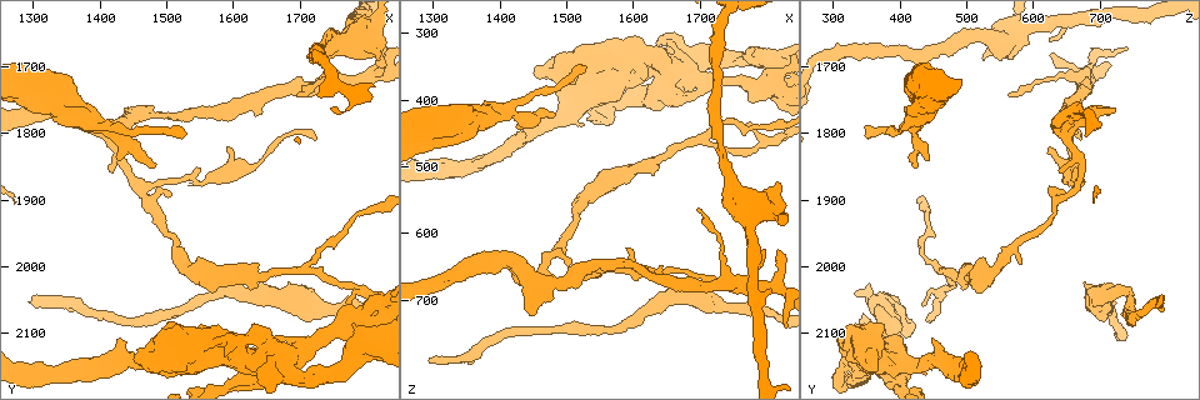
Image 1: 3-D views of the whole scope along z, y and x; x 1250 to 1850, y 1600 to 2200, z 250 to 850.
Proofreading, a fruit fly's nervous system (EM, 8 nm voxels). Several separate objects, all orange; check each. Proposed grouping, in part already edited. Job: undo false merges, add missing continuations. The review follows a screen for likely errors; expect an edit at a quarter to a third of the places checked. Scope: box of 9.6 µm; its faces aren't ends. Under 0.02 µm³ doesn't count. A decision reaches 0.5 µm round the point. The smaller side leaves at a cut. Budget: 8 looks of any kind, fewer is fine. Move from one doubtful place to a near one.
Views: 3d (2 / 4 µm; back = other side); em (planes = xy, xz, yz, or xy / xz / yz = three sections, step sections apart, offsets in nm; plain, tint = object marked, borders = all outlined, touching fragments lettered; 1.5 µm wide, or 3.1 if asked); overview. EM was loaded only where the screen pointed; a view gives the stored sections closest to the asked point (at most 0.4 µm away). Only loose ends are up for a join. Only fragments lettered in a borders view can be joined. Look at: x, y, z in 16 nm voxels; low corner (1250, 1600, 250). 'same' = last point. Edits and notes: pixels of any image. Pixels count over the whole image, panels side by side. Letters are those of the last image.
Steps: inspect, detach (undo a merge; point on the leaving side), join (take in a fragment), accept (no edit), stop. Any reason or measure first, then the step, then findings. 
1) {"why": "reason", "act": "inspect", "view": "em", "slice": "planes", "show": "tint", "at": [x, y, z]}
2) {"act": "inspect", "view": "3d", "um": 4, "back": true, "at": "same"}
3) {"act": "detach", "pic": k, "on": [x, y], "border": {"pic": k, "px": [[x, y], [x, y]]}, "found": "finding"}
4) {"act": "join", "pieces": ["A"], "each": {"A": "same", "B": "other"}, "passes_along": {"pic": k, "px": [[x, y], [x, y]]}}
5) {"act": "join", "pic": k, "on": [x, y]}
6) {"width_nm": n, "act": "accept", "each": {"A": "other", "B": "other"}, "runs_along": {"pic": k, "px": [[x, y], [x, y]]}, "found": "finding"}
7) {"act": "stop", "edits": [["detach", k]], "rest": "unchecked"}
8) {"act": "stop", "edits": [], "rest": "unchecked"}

{"why": "thin neck", "act": "inspect", "view": "3d", "um": 4, "at": [1490, 1770, 675]}

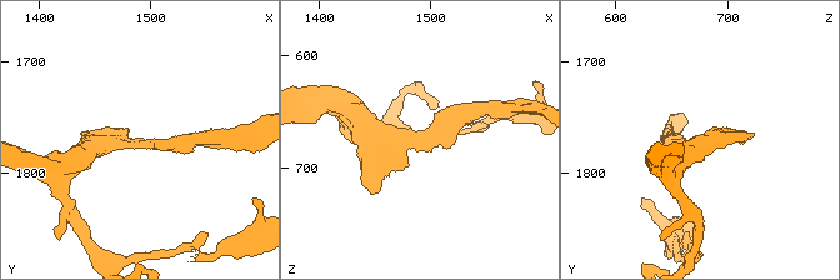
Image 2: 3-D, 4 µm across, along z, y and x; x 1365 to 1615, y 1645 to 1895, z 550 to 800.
{"arm_widths_nm": [240, 320], "why": "need the tissue", "act": "inspect", "view": "em", "slice": "planes", "show": "borders", "at": [1490, 1774, 672]}

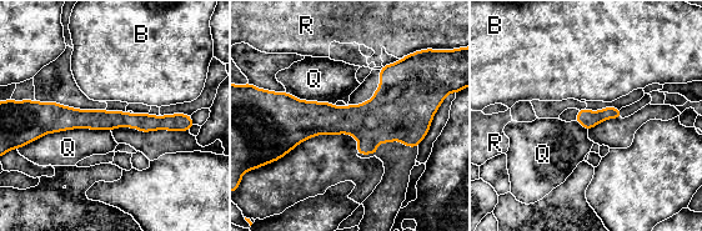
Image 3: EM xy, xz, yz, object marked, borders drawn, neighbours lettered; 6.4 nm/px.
{"width_nm": 120, "act": "accept", "each": {"B": "other", "Q": "other", "R": "other"}, "runs_along": {"pic": 3, "px": [[35, 114], [185, 126]]}, "found": "all the same neuron"}

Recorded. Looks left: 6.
{"why": "calibre changes", "act": "inspect", "view": "em", "slice": "planes", "show": "plain", "at": [1620, 2010, 495]}

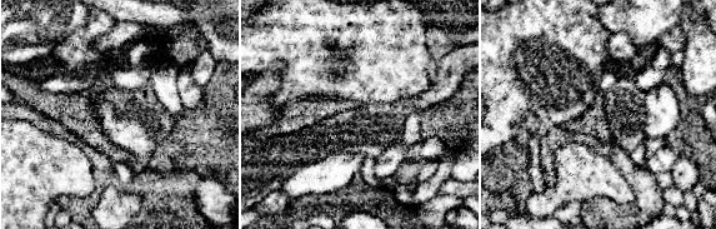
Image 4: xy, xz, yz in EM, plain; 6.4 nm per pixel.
{"act": "inspect", "view": "em", "slice": "planes", "show": "borders", "at": "same"}

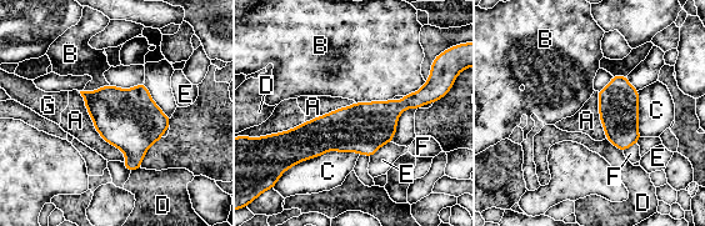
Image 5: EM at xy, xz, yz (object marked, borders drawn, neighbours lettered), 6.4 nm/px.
{"act": "accept", "each": {"A": "other", "B": "other", "C": "other", "D": "other", "E": "other", "F": "other", "G": "other"}, "border": {"pic": 5, "px": [[79, 91], [94, 129], [124, 161]]}, "found": "continuous, no second neuron"}

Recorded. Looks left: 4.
{"why": "branch stops here", "act": "inspect", "view": "3d", "um": 4, "at": [1480, 1850, 420]}

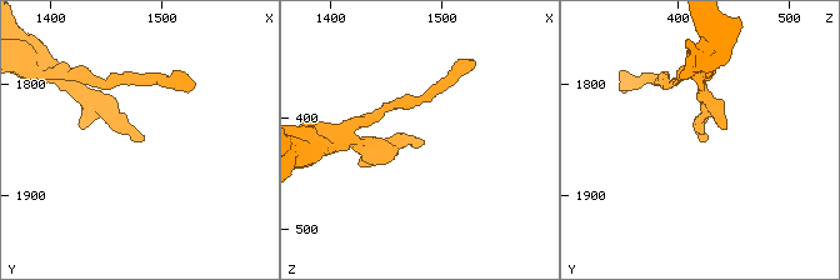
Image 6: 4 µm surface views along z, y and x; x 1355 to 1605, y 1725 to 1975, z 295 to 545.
{"act": "inspect", "view": "em", "slice": "xy", "step": 4, "show": "plain", "at": [1482, 1852, 420]}

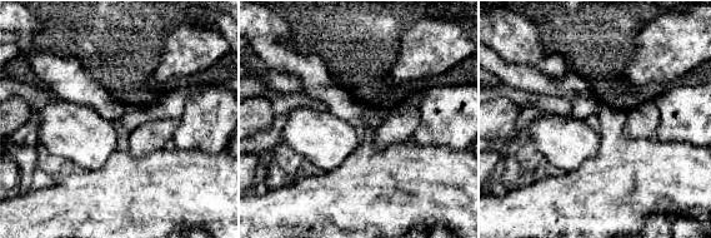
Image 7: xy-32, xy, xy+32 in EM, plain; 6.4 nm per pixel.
{"act": "inspect", "view": "em", "slice": "xy", "step": 4, "show": "borders", "at": "same"}

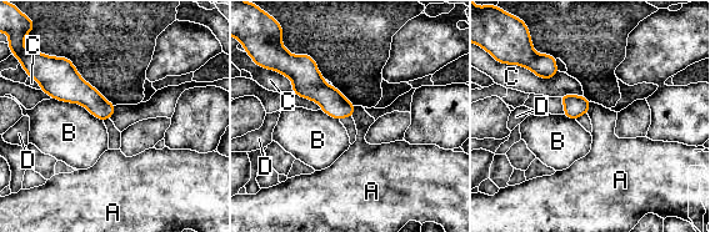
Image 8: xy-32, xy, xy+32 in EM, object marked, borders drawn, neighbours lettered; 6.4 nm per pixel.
{"width_nm": 140, "act": "accept", "each": {"A": "other", "B": "other", "C": "other", "D": "other"}, "border": {"pic": 8, "px": [[53, 97], [78, 102], [103, 121]]}, "found": "none of them fits"}

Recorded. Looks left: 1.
{"act": "stop", "edits": [], "rest": "unchecked"}

